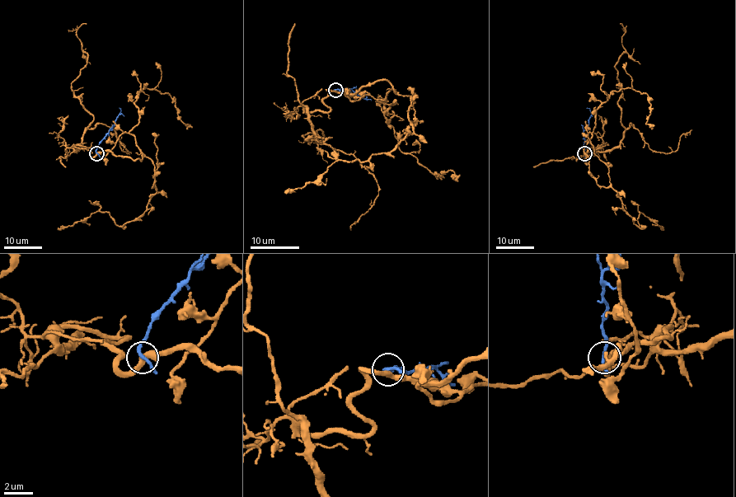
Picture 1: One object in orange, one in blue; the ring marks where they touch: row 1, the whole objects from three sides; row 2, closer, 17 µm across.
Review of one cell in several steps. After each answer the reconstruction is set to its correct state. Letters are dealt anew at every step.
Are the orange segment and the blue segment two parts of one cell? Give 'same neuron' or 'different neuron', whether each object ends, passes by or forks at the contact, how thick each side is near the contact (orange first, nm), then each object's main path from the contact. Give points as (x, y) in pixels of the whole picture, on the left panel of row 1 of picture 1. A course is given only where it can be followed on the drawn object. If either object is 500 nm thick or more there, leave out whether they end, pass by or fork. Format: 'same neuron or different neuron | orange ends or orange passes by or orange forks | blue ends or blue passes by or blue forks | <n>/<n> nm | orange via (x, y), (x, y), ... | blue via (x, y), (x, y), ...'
different neuron | orange passes by | blue passes by | 360/200 nm | orange via (96, 152), (147, 157), (154, 166), (157, 191), (139, 217), (122, 226), (108, 213), (96, 211), (57, 229) | blue via (96, 152), (99, 143), (112, 128), (119, 107)

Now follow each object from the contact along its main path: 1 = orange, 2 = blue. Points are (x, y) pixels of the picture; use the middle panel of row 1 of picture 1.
1: (335, 91), (354, 94), (385, 79), (410, 96), (413, 131), (391, 151), (335, 161), (313, 181), (283, 193)
2: (335, 89), (350, 89), (365, 99), (365, 93)

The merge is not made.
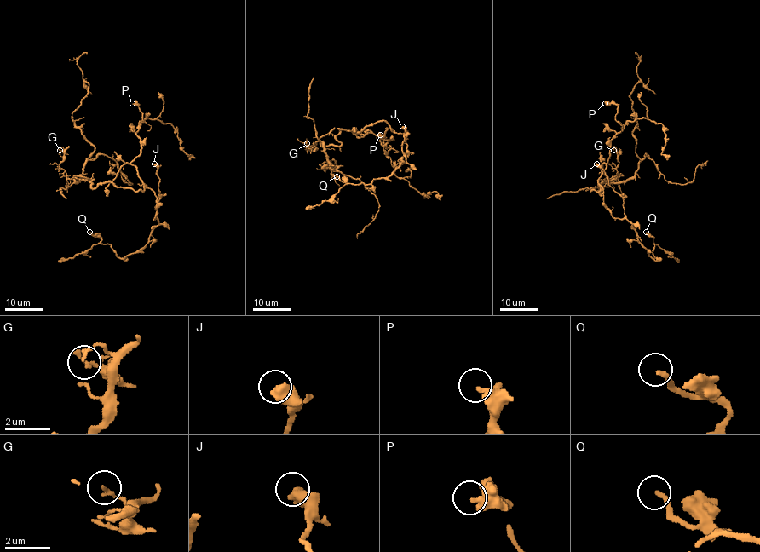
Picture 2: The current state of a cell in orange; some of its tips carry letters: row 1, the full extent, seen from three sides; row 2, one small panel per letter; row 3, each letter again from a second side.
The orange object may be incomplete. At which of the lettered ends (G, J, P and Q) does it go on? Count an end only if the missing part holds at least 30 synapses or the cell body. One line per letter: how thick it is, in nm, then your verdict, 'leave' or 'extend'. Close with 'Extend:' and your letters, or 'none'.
G: calibre 130 nm; leave
J: calibre 600 nm; leave
P: calibre 400 nm; leave
Q: calibre 200 nm; leave
Extend: none

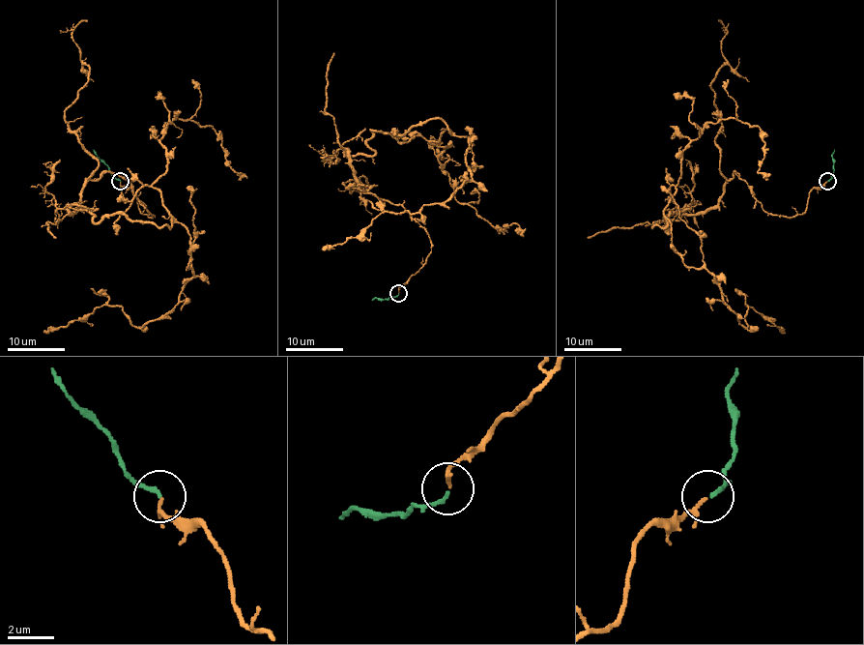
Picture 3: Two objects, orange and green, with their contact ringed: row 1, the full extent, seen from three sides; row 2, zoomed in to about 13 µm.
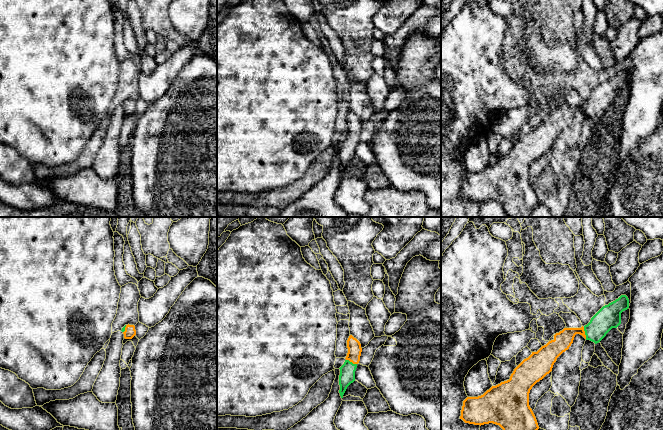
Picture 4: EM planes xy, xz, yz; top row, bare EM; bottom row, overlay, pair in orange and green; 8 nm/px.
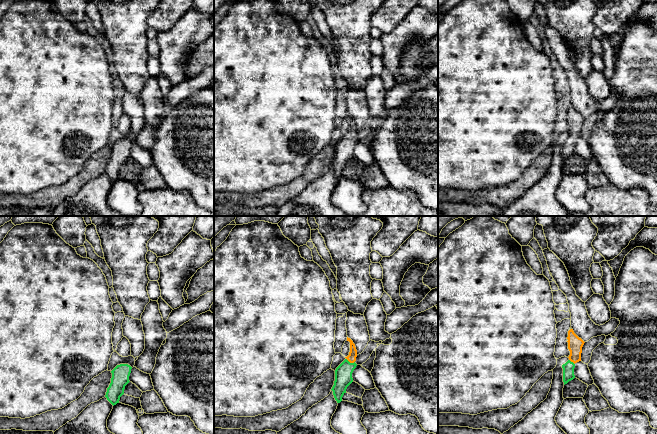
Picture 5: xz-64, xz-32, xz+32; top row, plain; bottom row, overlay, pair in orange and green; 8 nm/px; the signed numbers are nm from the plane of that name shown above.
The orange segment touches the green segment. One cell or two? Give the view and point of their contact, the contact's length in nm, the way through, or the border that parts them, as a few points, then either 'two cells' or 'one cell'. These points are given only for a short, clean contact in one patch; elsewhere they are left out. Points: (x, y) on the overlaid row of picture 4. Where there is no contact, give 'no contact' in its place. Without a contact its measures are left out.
contact yz (584, 333); length 100 nm; way yz (562, 341), (573, 331), (584, 333), (593, 331), (609, 316); one cell

